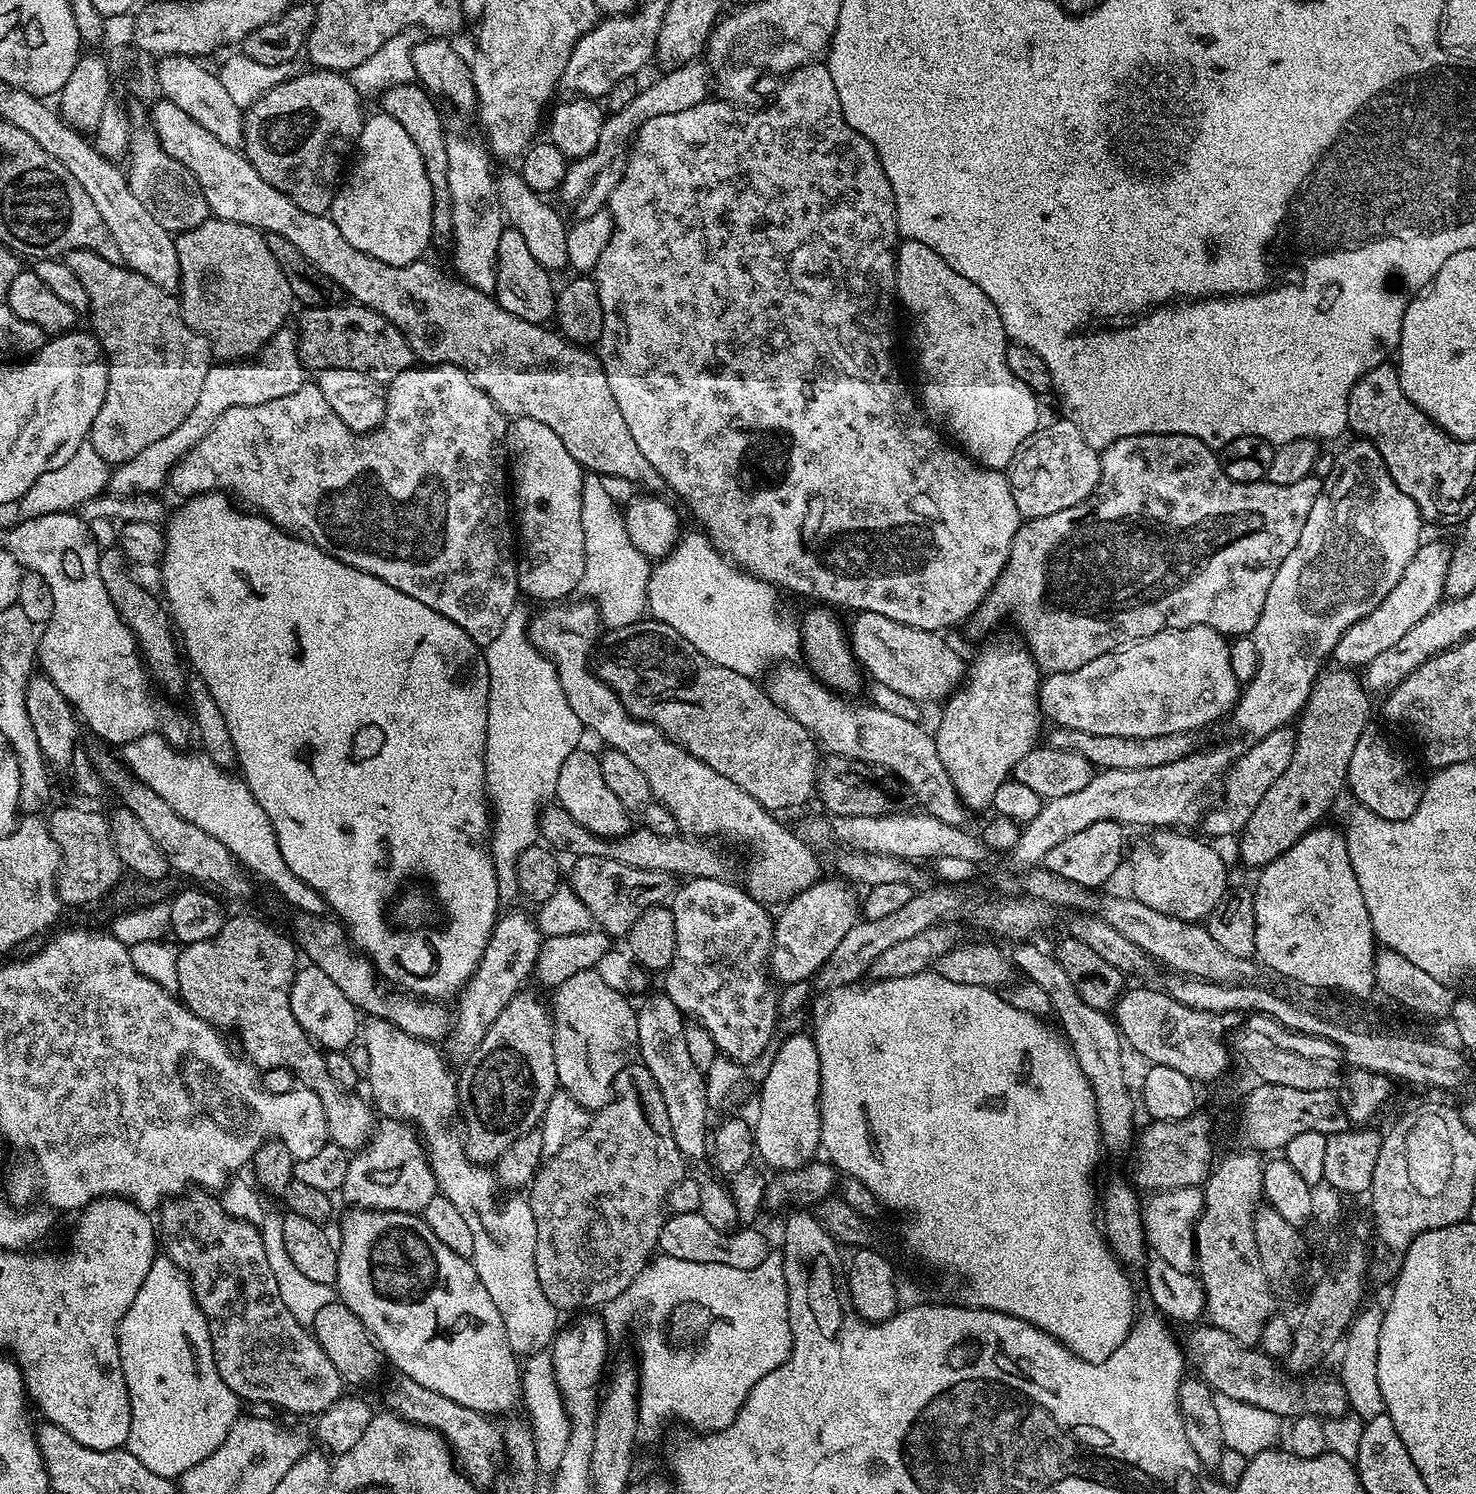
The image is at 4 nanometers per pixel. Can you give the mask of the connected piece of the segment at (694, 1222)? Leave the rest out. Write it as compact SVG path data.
M697 1212L676 1213L665 1219L660 1231L659 1251L670 1258L682 1258L682 1262L698 1262L699 1264L721 1264L722 1266L734 1266L734 1270L754 1270L754 1266L762 1266L766 1262L770 1251L768 1240L756 1229L756 1226L740 1226L731 1232L719 1232L702 1218L702 1214Z

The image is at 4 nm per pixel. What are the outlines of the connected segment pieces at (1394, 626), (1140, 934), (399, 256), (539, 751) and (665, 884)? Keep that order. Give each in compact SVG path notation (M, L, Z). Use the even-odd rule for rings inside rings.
M1436 540L1421 543L1409 566L1403 571L1398 586L1394 586L1392 593L1376 607L1375 612L1365 620L1354 622L1354 626L1350 626L1348 633L1336 643L1335 663L1340 666L1367 666L1382 650L1387 650L1394 642L1398 642L1410 630L1412 624L1416 624L1438 606L1445 595L1444 586L1450 554L1451 547L1448 544L1446 546Z
M1128 894L1124 900L1124 920L1113 919L1112 926L1123 937L1134 942L1153 960L1161 960L1173 973L1183 977L1196 977L1218 984L1239 985L1241 982L1256 982L1260 979L1262 968L1255 959L1235 957L1226 954L1221 946L1214 942L1207 927L1200 922L1178 920L1173 916L1150 910L1146 902L1138 902L1136 897Z
M383 114L369 115L364 121L354 156L357 160L352 168L352 177L343 181L330 209L333 222L338 226L338 230L342 230L342 238L346 238L350 246L362 250L362 254L370 254L382 262L390 262L390 266L406 266L421 259L428 243L433 243L434 240L432 191L430 178L426 178L424 159L422 154L418 154L418 146L414 146L414 138L410 138L410 134L406 134L405 128L394 122L394 118Z
M518 604L507 616L494 642L484 648L488 668L484 787L494 813L490 820L492 863L501 877L511 877L515 873L520 852L537 843L542 805L556 795L558 770L562 770L562 762L566 762L566 758L570 758L570 754L582 744L582 725L578 714L571 709L562 690L556 664L532 644L528 636L529 619L529 612Z
M593 856L575 857L571 864L570 887L574 894L578 894L578 898L582 898L582 906L590 910L593 925L612 938L627 937L644 911L663 905L674 892L673 877L667 876L665 872L638 870L634 866L622 866L622 862L614 862L610 858Z

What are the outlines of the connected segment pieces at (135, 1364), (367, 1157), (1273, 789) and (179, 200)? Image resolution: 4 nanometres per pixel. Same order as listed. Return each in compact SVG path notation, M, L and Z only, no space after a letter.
M157 1255L155 1262L150 1266L150 1274L146 1274L146 1282L142 1282L142 1290L138 1290L138 1298L134 1298L134 1302L130 1302L126 1314L120 1320L118 1339L120 1341L120 1365L124 1371L128 1397L132 1407L132 1421L130 1422L130 1434L128 1435L126 1450L130 1454L134 1454L134 1458L138 1458L138 1462L142 1462L142 1466L146 1466L146 1470L150 1470L159 1476L179 1478L192 1466L198 1466L198 1462L202 1462L202 1458L210 1458L210 1454L214 1454L214 1450L218 1450L218 1446L222 1446L226 1434L230 1434L230 1426L234 1426L234 1422L241 1415L242 1401L240 1397L234 1394L234 1390L230 1390L230 1386L226 1386L226 1382L222 1382L222 1374L218 1374L218 1366L214 1366L212 1335L208 1329L208 1320L196 1304L196 1299L192 1293L191 1280L177 1264L168 1259L167 1255Z
M381 1119L371 1141L351 1157L339 1195L352 1208L374 1208L378 1212L423 1213L430 1198L438 1195L432 1165L413 1125L402 1120Z
M1308 722L1300 726L1295 729L1297 744L1290 758L1290 766L1286 766L1278 782L1266 790L1262 802L1258 802L1254 814L1250 814L1250 822L1246 822L1243 832L1238 836L1240 860L1253 870L1264 868L1274 862L1274 858L1286 854L1294 842L1317 827L1323 821L1320 819L1327 814L1328 807L1335 802L1336 795L1346 788L1354 743L1340 744L1338 737L1328 736L1324 744L1320 744L1320 732L1316 729L1319 727Z
M151 127L131 133L130 159L126 164L126 175L130 190L134 190L134 198L154 214L154 222L162 226L170 233L179 234L189 232L191 228L197 228L203 220L209 219L208 203L200 189L200 183L190 174L186 166L170 154L160 145L160 139L156 137Z

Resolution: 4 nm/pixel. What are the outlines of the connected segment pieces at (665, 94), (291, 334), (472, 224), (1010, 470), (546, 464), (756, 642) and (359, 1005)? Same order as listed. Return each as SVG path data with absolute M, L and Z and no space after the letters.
M707 63L684 64L681 68L665 71L663 75L661 80L654 81L649 88L641 87L633 101L622 110L605 115L604 125L598 133L598 146L594 146L590 154L569 163L558 189L558 196L561 196L568 206L576 205L584 197L594 178L598 178L603 168L610 166L613 156L625 155L626 149L633 143L636 131L647 120L658 118L658 114L678 114L678 110L690 110L690 106L698 106L703 100L709 99L710 68Z
M291 327L280 328L272 339L261 349L257 358L248 361L218 362L211 365L202 382L197 405L190 410L186 419L171 434L161 441L146 446L141 454L136 454L128 463L117 465L109 478L109 489L113 495L147 495L157 493L163 483L171 477L172 468L186 453L202 442L218 418L234 406L256 406L263 402L282 398L301 388L306 380L306 370L297 354L297 335Z
M446 135L446 154L450 158L446 178L450 181L450 202L454 212L451 239L456 240L459 279L479 292L492 294L496 290L498 238L502 238L506 221L504 211L500 209L500 195L496 193L496 176L492 172L489 149L481 141L480 144L468 136Z
M1068 418L1057 424L1046 424L1037 427L1032 436L1016 448L1006 469L1014 506L1018 506L1024 518L1058 514L1058 510L1066 510L1076 501L1091 496L1100 484L1100 452L1086 442L1080 427Z
M522 418L521 420L513 419L508 426L506 434L506 464L510 469L510 488L514 493L514 516L518 521L518 540L524 543L524 549L521 547L518 552L516 561L516 577L520 583L520 592L523 595L533 596L536 600L544 600L540 602L560 602L568 596L572 591L580 588L580 579L584 573L584 543L582 542L582 482L586 475L585 469L581 468L580 463L576 461L570 454L570 450L566 450L566 446L562 442L562 438L558 438L558 434L554 434L554 430L550 430L550 426L546 426L542 422L534 422L534 418Z
M695 531L689 536L681 535L675 547L652 568L648 579L648 612L651 619L666 622L666 626L678 630L678 634L682 634L694 650L706 654L710 662L726 666L726 670L734 670L743 676L756 678L767 664L775 666L781 662L795 661L802 652L800 630L795 623L792 625L780 620L776 613L777 589L737 568L713 546L703 531Z
M300 914L297 917L296 930L300 934L298 944L303 955L304 952L308 955L307 963L322 970L322 974L327 974L334 981L334 986L338 986L338 990L342 990L342 994L346 994L346 998L350 998L352 1005L361 1013L369 1012L367 1014L369 1017L391 1020L406 1034L429 1042L439 1041L440 1035L441 1039L451 1031L454 1016L449 1009L448 1012L444 1009L447 1007L443 1003L432 1003L429 999L417 998L400 990L393 991L393 996L383 996L379 986L376 985L377 973L371 963L353 949L348 933L341 923L335 919L320 920L324 918L316 914Z

